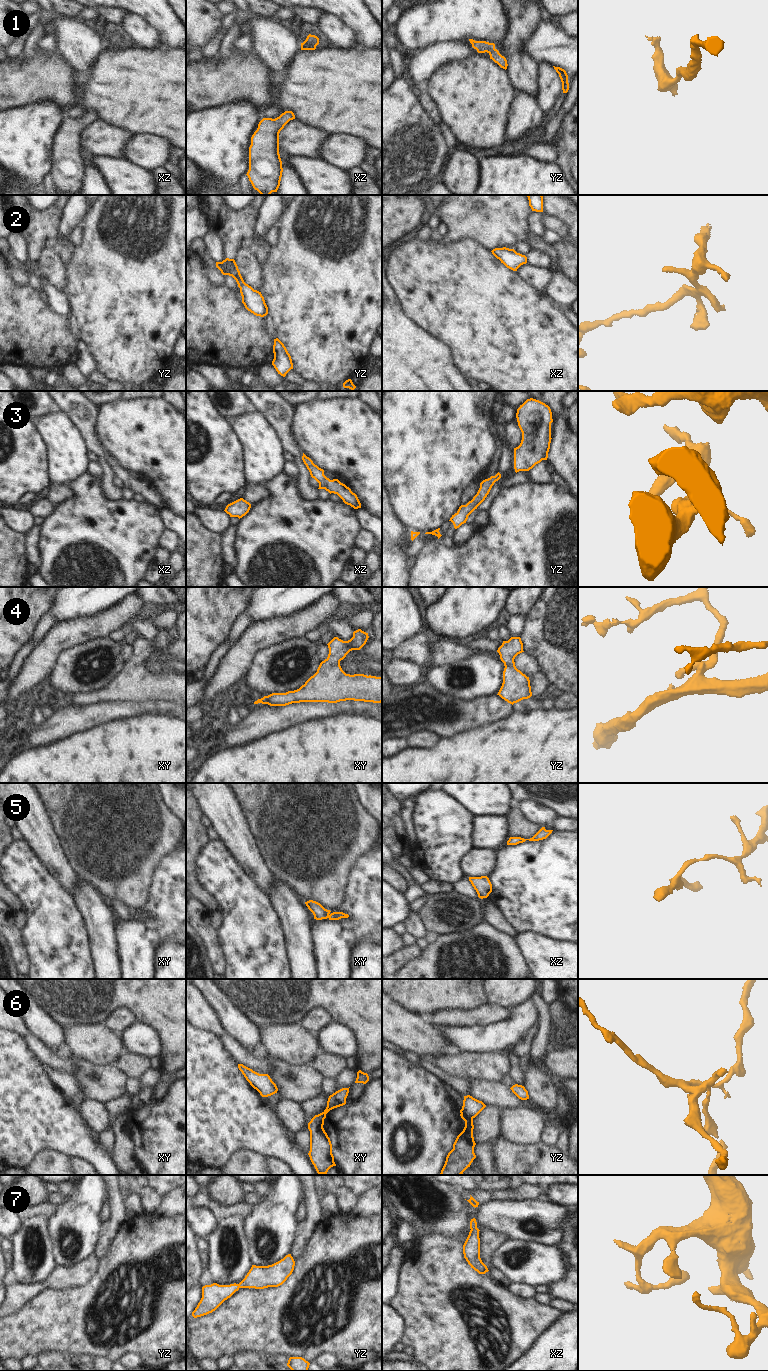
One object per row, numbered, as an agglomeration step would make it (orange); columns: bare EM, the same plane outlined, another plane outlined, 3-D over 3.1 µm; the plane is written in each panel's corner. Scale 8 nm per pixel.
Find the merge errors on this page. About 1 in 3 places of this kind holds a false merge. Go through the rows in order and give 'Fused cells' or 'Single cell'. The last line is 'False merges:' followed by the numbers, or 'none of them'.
1: Single cell
2: Single cell
3: Single cell
4: Single cell
5: Single cell
6: Fused cells
7: Single cell
False merges: 6

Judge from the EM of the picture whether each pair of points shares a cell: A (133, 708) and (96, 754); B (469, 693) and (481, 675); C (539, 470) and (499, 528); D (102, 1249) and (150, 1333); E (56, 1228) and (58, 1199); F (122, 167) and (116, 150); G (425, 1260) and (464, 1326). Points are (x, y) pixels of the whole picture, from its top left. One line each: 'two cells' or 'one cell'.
A: two cells
B: one cell
C: two cells
D: two cells
E: two cells
F: two cells
G: one cell

